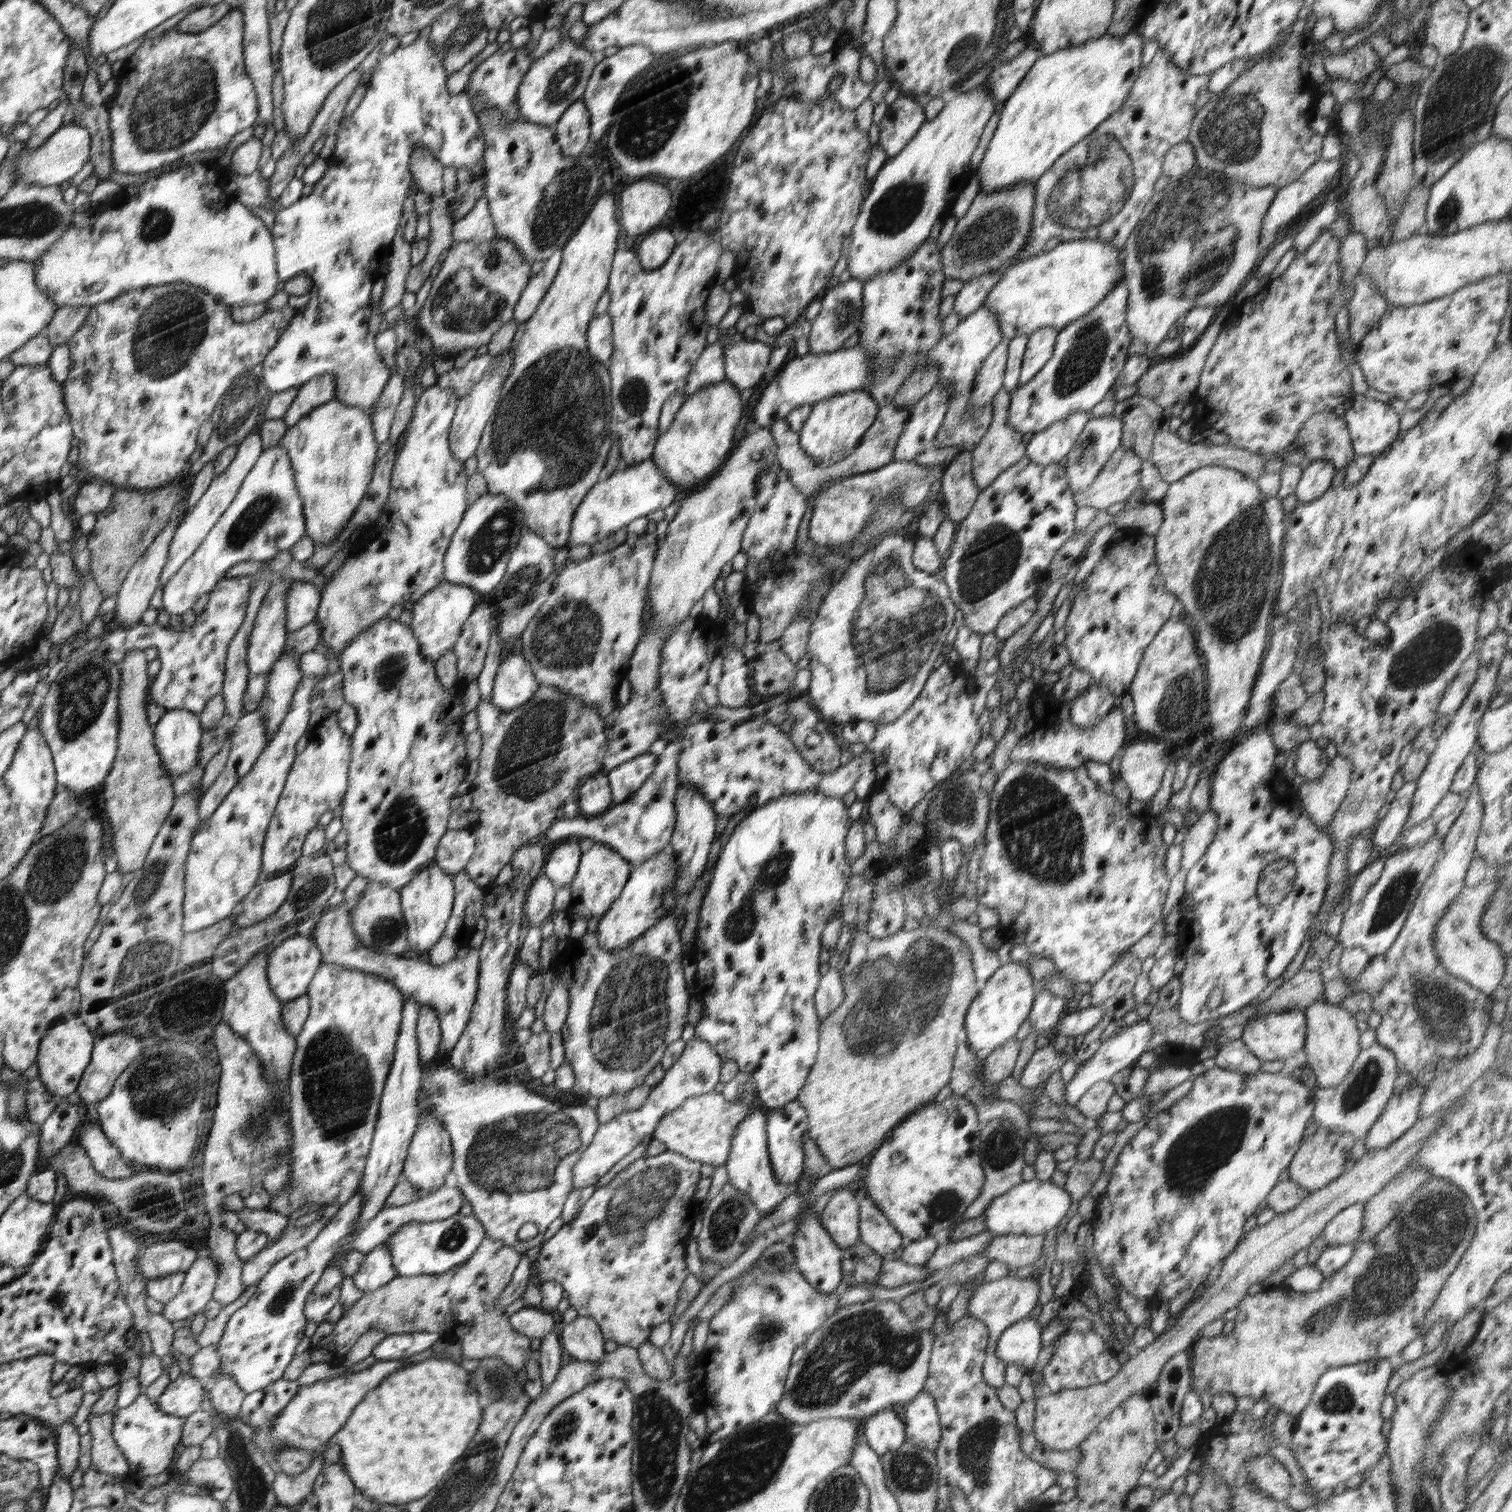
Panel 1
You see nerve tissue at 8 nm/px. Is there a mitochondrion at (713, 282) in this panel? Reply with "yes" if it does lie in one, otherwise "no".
no

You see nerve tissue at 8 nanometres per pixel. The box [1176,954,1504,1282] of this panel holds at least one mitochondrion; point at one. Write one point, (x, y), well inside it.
(1444, 1013)

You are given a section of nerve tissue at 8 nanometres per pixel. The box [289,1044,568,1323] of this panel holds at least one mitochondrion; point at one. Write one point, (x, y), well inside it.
(456, 1236)

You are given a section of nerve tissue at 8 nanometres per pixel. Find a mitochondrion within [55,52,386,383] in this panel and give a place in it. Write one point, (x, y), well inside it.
(172, 104)

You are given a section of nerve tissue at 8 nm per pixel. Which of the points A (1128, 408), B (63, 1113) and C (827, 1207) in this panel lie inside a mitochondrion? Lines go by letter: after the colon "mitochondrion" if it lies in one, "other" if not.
A: other
B: other
C: other

